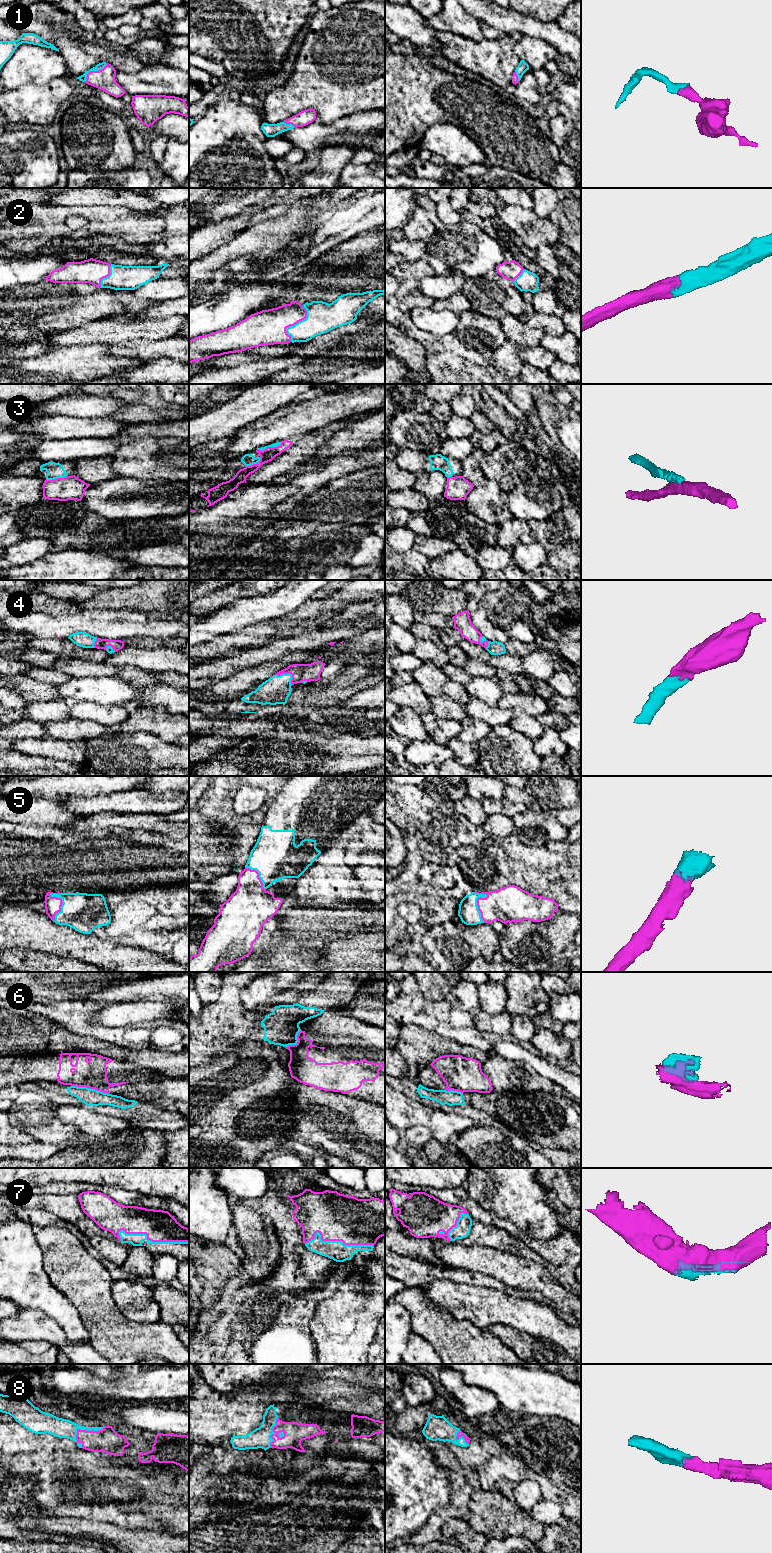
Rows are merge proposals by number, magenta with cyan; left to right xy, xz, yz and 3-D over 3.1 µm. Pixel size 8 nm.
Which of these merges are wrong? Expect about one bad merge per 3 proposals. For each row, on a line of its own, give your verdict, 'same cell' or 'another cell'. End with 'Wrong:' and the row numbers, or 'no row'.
1: same cell
2: same cell
3: another cell
4: same cell
5: same cell
6: another cell
7: same cell
8: same cell
Wrong: 3, 6

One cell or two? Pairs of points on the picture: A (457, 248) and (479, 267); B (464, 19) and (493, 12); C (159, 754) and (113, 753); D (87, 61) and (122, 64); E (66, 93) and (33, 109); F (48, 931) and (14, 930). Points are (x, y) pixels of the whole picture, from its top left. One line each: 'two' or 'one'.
A: one
B: two
C: one
D: one
E: one
F: one

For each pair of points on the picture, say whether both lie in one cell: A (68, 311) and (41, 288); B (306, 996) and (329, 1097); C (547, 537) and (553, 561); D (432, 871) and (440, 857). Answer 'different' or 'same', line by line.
A: same
B: different
C: same
D: different

